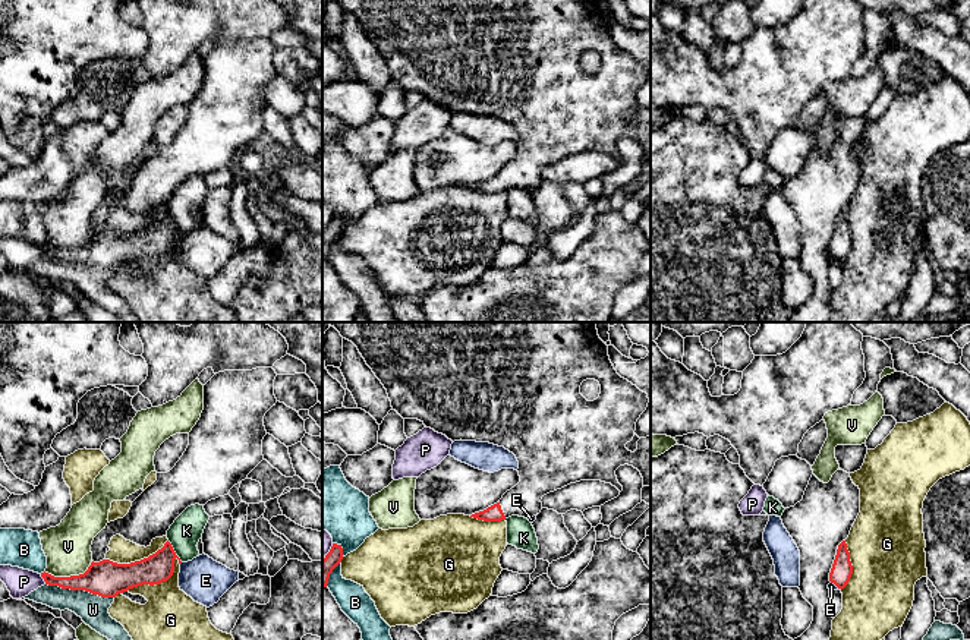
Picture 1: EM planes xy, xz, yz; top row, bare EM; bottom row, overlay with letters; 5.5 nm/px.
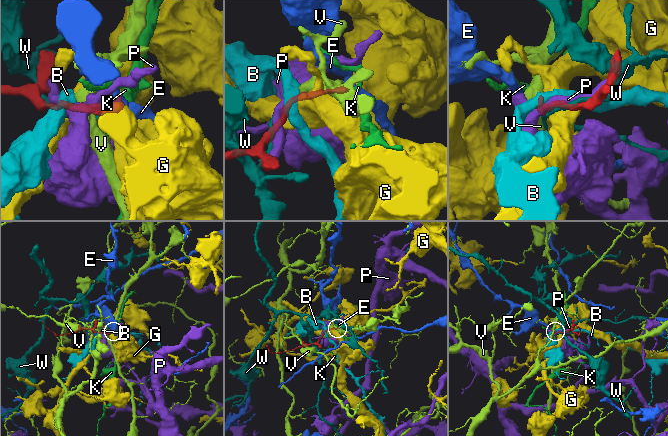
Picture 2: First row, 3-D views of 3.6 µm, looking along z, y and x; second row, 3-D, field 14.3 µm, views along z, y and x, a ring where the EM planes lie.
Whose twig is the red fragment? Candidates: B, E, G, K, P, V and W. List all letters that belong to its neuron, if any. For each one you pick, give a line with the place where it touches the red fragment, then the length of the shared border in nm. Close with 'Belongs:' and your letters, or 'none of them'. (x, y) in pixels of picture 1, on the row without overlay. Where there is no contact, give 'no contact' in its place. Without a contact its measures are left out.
Belongs: none of them

